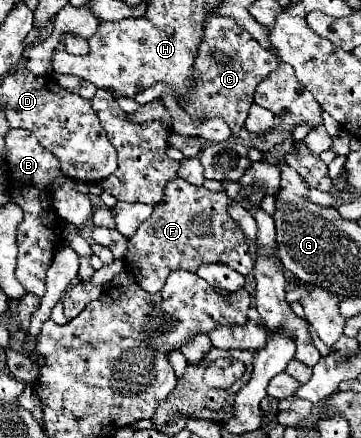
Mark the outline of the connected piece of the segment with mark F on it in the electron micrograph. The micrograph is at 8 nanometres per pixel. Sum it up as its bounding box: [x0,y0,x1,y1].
[125,179,255,293]

